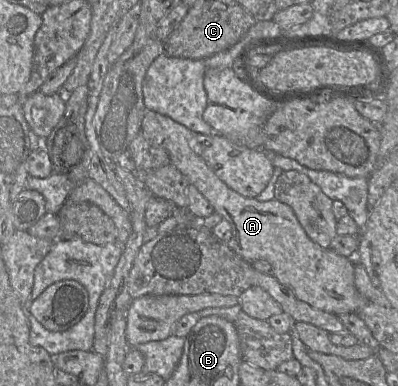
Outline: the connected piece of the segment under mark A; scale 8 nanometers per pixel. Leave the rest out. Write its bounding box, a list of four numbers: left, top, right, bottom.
[140,110,365,316]

